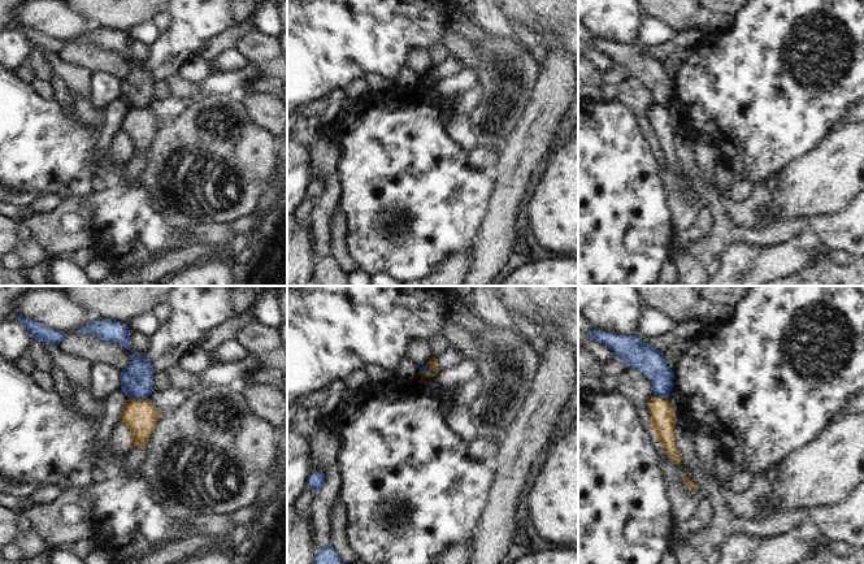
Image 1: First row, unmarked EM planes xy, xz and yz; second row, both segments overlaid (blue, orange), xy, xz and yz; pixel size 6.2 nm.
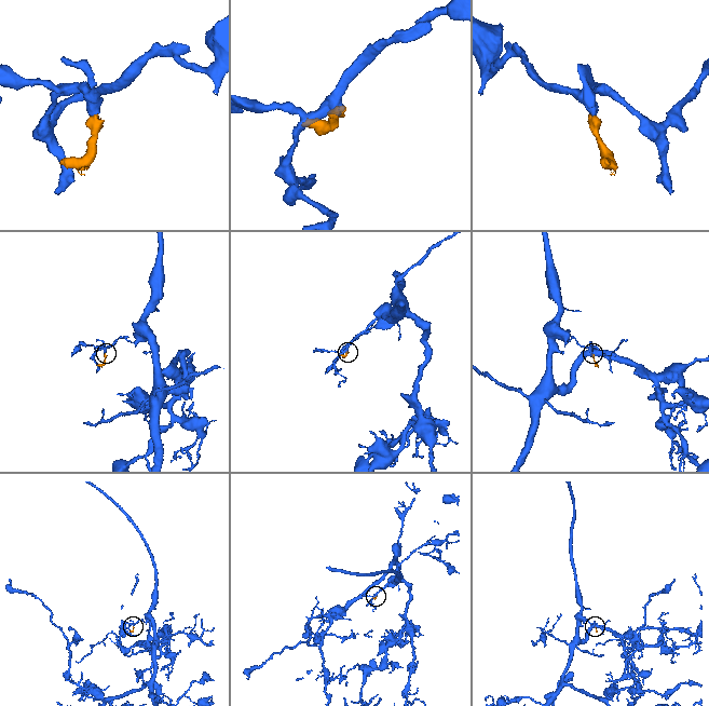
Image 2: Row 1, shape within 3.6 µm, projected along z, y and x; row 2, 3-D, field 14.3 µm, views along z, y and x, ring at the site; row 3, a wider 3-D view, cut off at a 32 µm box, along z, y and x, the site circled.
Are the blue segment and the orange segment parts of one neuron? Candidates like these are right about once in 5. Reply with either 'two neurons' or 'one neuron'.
two neurons

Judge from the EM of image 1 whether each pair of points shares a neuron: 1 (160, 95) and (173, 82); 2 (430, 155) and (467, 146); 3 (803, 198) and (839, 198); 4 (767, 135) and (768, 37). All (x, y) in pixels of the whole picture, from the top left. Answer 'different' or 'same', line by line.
1: different
2: different
3: same
4: same

